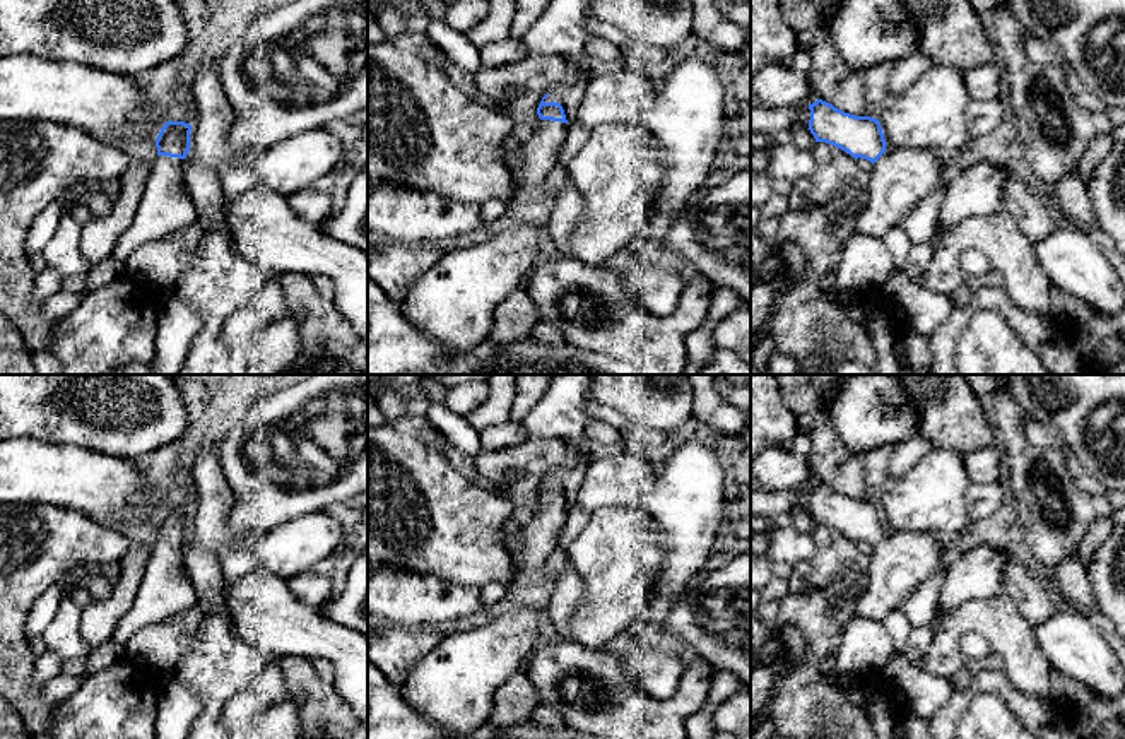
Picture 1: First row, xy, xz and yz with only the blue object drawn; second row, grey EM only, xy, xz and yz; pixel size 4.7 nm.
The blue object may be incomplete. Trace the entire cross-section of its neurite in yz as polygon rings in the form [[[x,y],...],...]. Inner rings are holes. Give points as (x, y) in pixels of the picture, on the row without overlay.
[[[822,482],[809,488],[809,493],[809,513],[816,525],[831,527],[855,542],[862,541],[872,546],[869,583],[857,600],[855,616],[884,623],[889,612],[899,609],[940,568],[945,553],[944,544],[928,532],[887,532],[879,503],[845,496]]]

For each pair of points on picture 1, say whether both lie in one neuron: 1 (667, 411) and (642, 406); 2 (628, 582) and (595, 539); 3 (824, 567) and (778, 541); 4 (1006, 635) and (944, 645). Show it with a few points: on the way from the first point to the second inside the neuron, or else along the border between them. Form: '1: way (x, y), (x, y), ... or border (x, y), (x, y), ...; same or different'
1: way (660, 406), (648, 406); same
2: way (618, 572), (618, 561), (606, 549); same
3: border (812, 534), (814, 556), (809, 563); different
4: way (990, 625), (963, 625), (958, 630); same

